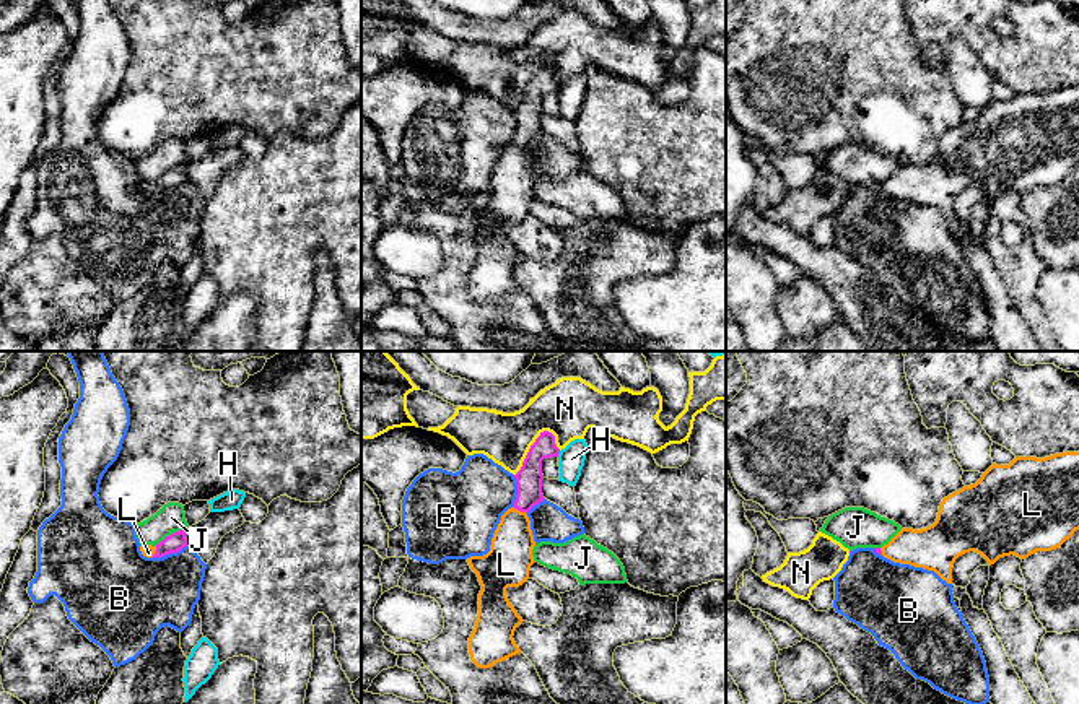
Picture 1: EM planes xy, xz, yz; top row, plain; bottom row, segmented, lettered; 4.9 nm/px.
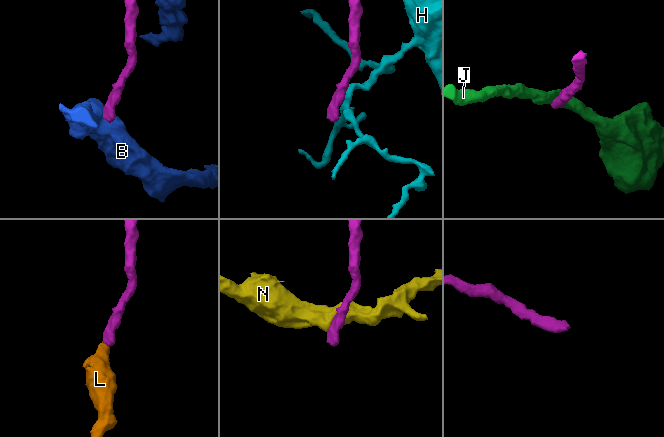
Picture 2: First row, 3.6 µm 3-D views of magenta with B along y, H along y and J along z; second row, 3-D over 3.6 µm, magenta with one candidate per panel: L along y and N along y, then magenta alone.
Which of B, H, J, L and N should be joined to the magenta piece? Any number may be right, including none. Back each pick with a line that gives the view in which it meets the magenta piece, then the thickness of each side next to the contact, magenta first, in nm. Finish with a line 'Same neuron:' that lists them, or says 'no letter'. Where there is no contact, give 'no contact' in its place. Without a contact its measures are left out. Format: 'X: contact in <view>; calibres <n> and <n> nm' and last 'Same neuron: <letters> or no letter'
L: contact in xz; calibres 130 and 220 nm
Same neuron: L

